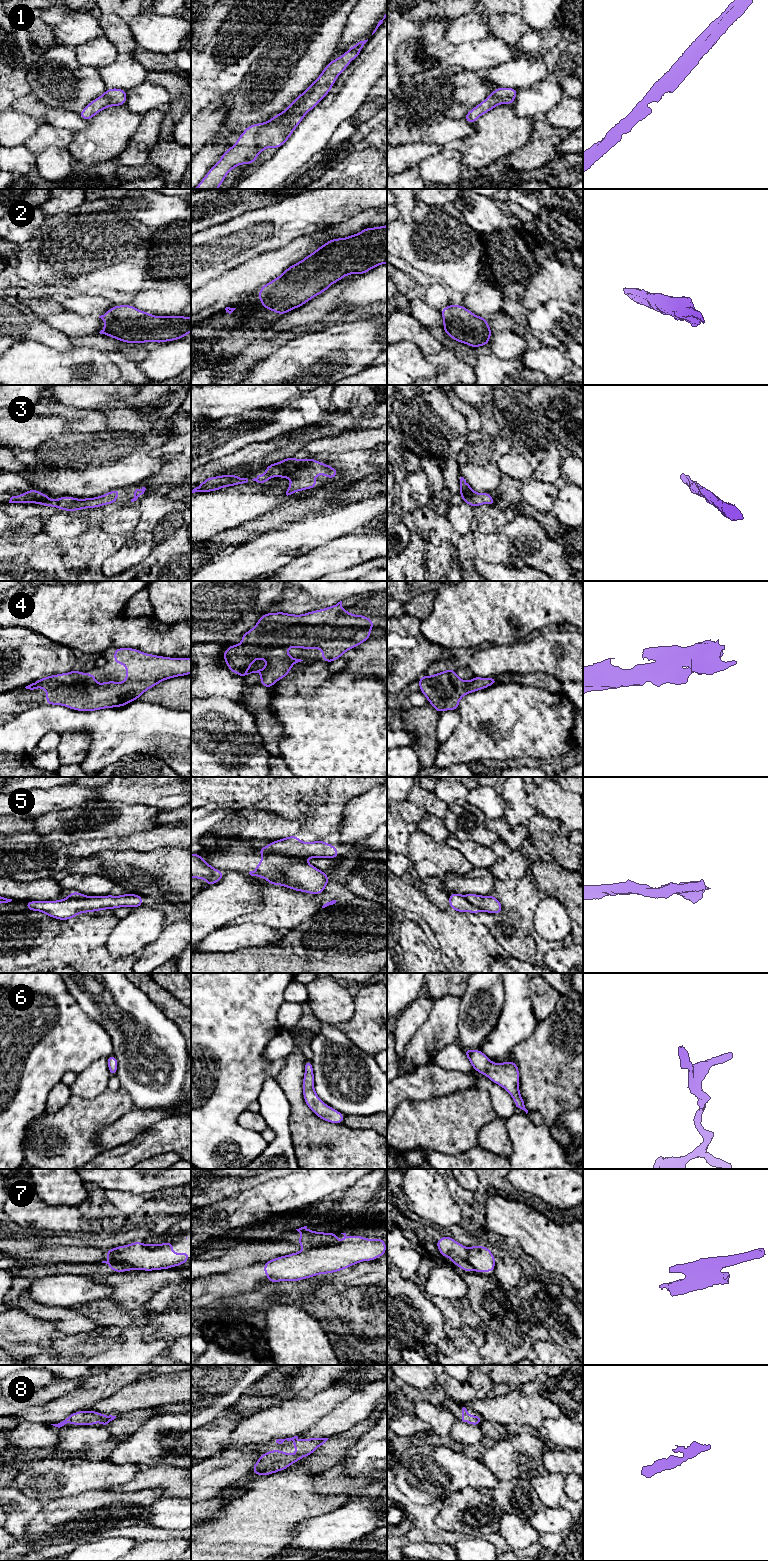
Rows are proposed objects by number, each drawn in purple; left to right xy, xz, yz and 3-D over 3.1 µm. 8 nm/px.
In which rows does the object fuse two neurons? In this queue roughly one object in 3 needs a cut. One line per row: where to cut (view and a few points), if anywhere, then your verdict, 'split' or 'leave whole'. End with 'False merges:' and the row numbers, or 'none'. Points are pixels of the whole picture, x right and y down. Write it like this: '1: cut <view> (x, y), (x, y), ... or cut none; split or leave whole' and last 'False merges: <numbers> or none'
1: cut none; leave whole
2: cut none; leave whole
3: cut none; leave whole
4: cut none; leave whole
5: cut xz (263, 854), (279, 854), (300, 860); split
6: cut none; leave whole
7: cut xy (109, 1250), (111, 1260), (127, 1263), (132, 1268); split
8: cut none; leave whole
False merges: 5, 7

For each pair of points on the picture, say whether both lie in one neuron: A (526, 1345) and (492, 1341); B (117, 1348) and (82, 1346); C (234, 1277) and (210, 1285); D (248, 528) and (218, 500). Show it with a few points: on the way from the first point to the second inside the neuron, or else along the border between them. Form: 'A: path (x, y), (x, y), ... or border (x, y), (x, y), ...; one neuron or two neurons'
A: path (518, 1345), (510, 1345), (500, 1341); one neuron
B: path (108, 1348), (91, 1348); one neuron
C: path (228, 1283), (216, 1284); one neuron
D: border (265, 513), (244, 521), (235, 527), (221, 531); two neurons

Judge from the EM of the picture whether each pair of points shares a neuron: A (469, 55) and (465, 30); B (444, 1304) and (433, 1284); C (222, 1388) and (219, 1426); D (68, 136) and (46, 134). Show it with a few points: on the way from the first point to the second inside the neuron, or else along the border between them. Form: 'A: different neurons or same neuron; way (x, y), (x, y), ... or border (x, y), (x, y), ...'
A: different neurons; border (490, 35), (478, 40), (450, 45)
B: different neurons; border (439, 1296), (443, 1296), (451, 1301)
C: different neurons; border (222, 1413), (201, 1427)
D: same neuron; way (63, 136), (51, 136)

